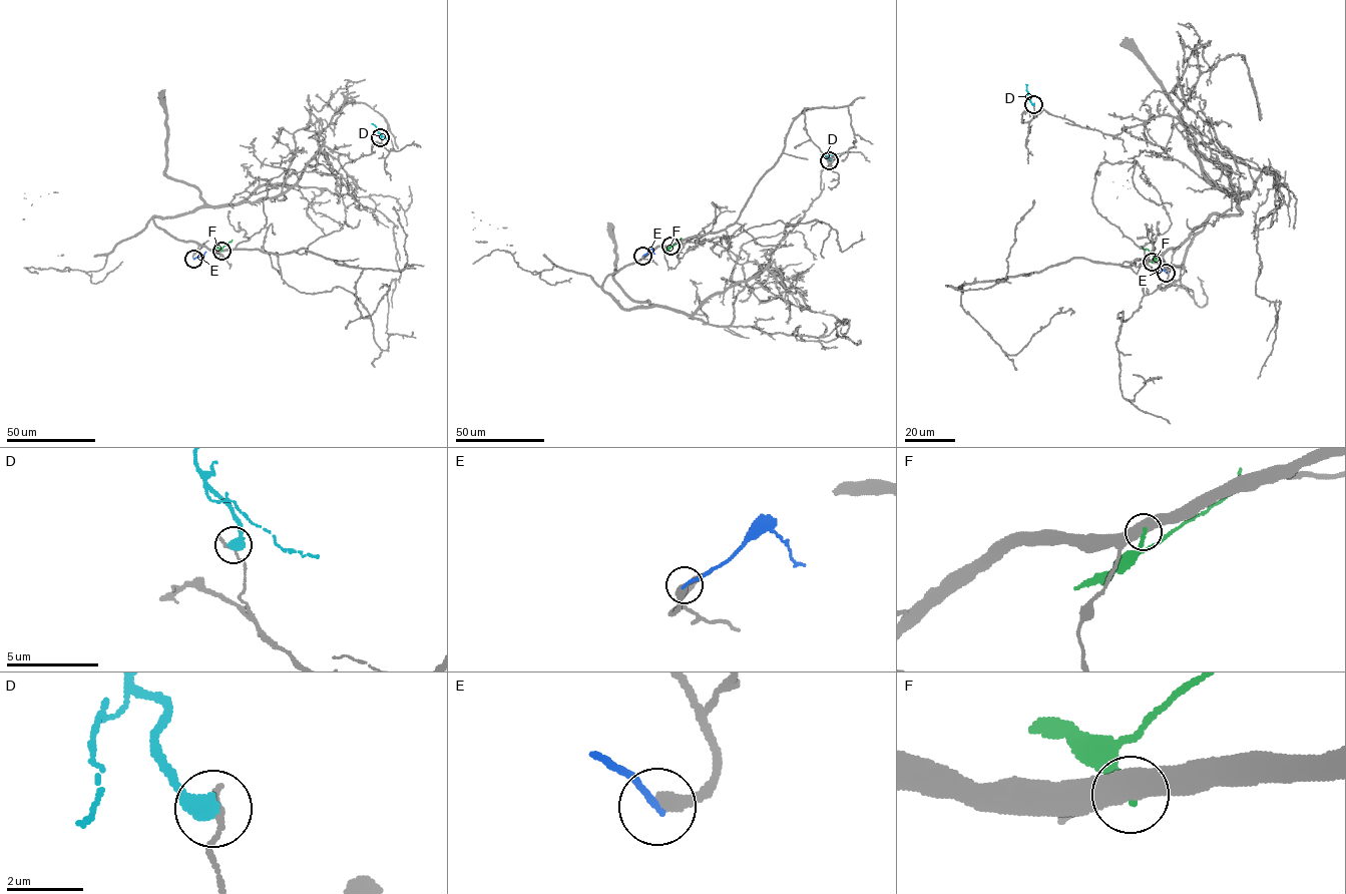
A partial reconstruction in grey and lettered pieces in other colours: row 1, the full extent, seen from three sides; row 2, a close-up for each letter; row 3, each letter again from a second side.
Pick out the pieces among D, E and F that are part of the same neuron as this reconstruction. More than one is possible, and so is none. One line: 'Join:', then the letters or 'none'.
Join: none

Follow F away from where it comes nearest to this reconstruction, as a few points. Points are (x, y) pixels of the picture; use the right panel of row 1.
F: (1152, 262), (1155, 257), (1142, 246)

